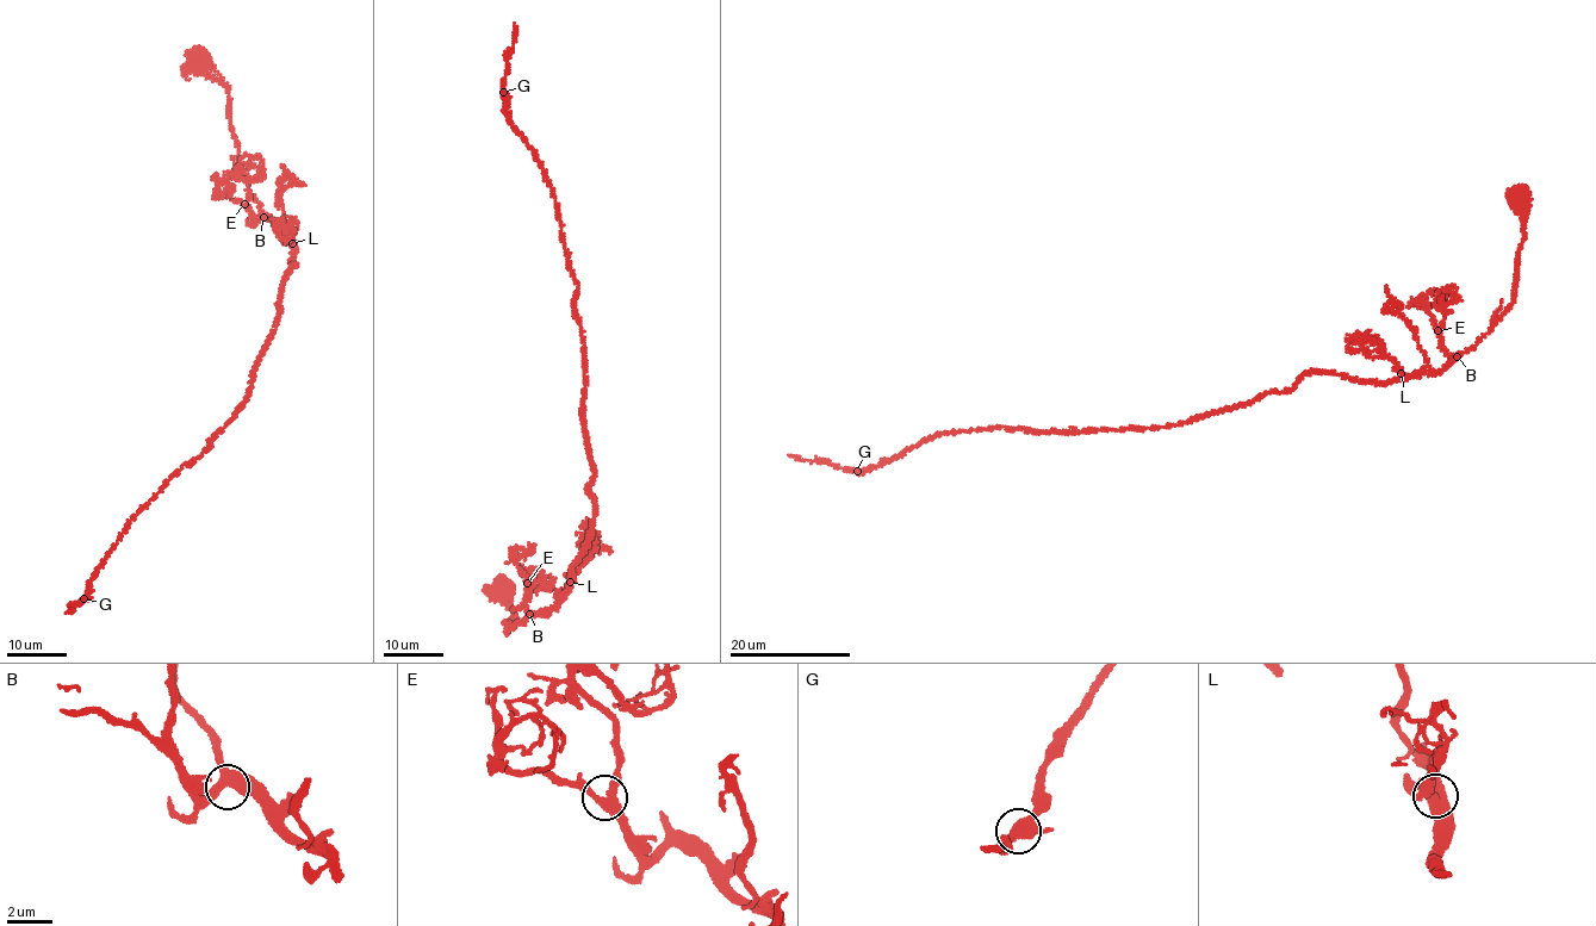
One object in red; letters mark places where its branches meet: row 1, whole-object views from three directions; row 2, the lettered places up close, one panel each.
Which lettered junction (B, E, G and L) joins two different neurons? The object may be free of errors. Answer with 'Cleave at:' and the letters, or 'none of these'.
Cleave at: none of these

